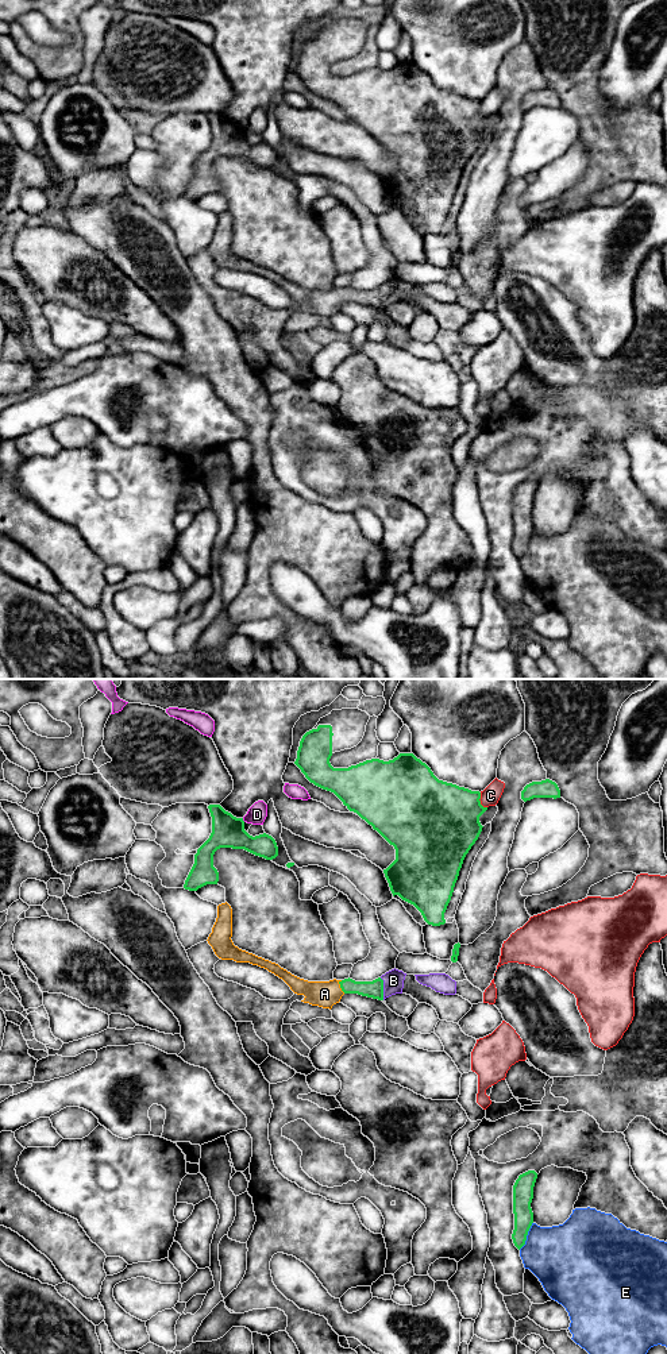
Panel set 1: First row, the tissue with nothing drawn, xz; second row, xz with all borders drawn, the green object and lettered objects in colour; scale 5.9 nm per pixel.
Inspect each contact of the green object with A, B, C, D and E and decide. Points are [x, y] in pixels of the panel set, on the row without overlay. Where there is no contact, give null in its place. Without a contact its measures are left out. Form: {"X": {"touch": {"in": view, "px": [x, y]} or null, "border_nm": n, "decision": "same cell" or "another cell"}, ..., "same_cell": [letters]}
{"A": {"touch": {"in": "xz", "px": [340, 296]}, "border_nm": 90, "decision": "same cell"}, "B": {"touch": {"in": "xz", "px": [382, 297]}, "border_nm": 140, "decision": "same cell"}, "C": {"touch": {"in": "xz", "px": [479, 110]}, "border_nm": 100, "decision": "another cell"}, "D": {"touch": {"in": "xz", "px": [242, 128]}, "border_nm": 30, "decision": "another cell"}, "E": {"touch": {"in": "xz", "px": [527, 543]}, "border_nm": 190, "decision": "another cell"}, "same_cell": ["A", "B"]}

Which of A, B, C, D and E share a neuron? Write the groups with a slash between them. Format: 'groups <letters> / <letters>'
groups A B / C / D / E

